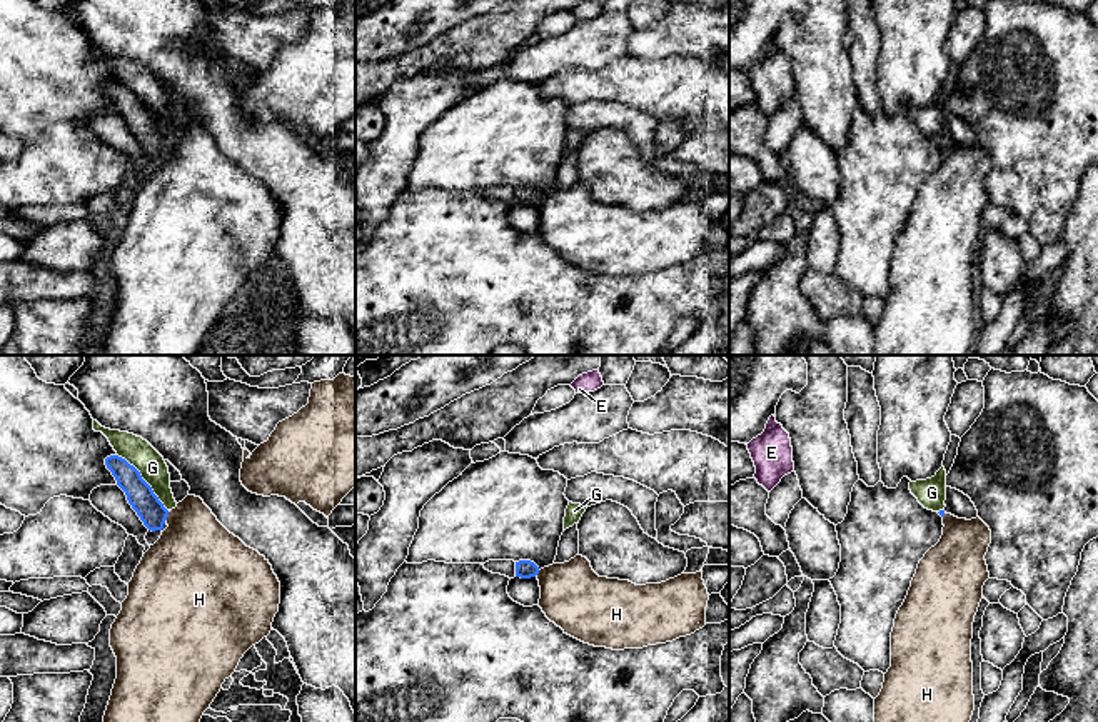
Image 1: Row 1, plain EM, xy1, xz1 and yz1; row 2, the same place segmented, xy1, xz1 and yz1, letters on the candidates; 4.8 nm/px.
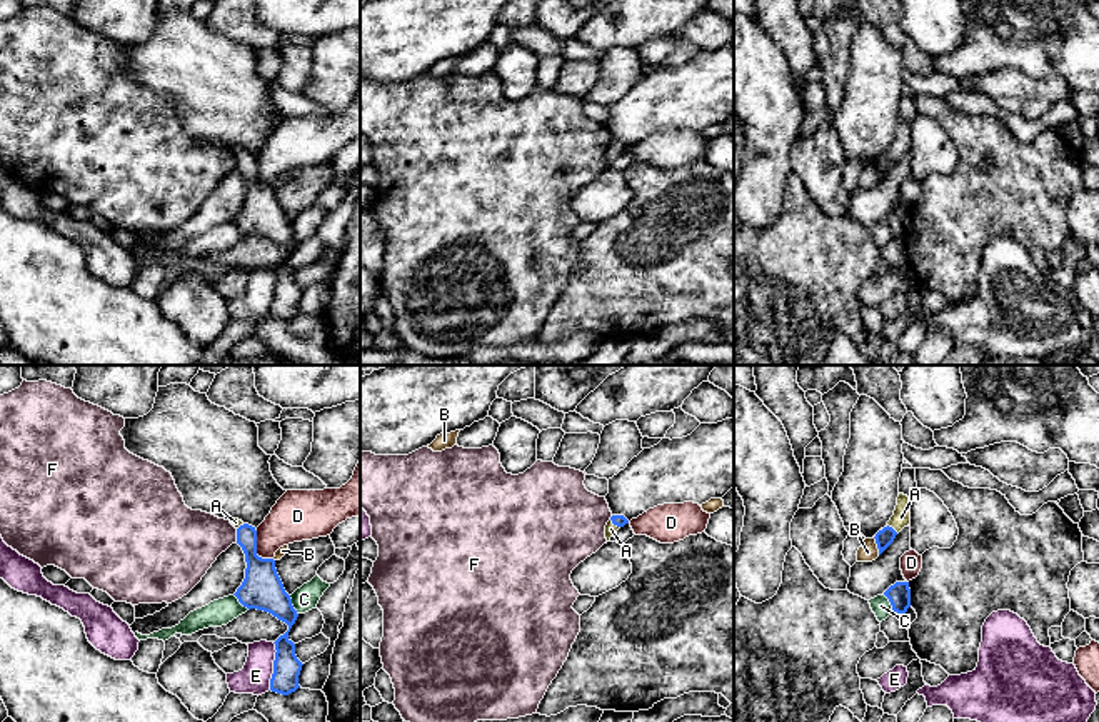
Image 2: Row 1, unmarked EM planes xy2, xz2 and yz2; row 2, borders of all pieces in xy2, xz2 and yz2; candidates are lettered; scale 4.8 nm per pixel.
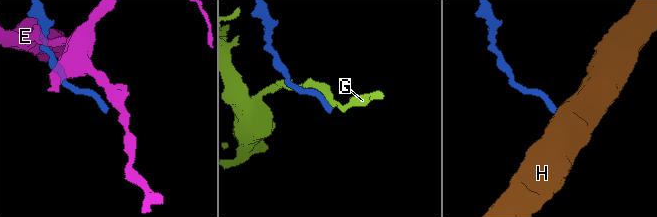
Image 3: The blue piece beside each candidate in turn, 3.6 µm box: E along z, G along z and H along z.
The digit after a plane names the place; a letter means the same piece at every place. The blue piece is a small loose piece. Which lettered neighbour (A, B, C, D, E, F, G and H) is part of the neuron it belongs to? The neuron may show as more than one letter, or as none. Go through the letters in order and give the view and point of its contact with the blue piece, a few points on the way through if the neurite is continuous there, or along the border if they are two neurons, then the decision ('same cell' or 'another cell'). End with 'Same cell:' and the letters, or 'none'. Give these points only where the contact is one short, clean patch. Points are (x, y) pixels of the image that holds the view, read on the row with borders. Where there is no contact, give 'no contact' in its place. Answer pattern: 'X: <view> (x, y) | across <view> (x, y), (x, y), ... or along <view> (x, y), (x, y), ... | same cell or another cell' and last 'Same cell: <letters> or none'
A: yz2 (891, 527) | across yz2 (884, 537), (891, 527), (901, 517) | same cell
B: yz2 (878, 546) | along yz2 (873, 537), (879, 554) | another cell
C: xy2 (292, 606) | another cell
D: xy2 (255, 549) | along xy2 (254, 529), (257, 554), (272, 559) | another cell
E: xy2 (274, 666) | along xy2 (274, 642), (276, 654), (269, 689) | another cell
F: xy2 (237, 536) | another cell
G: xy1 (144, 481) | another cell
H: xy1 (167, 514) | along xy1 (169, 512), (166, 519) | another cell
Same cell: A

